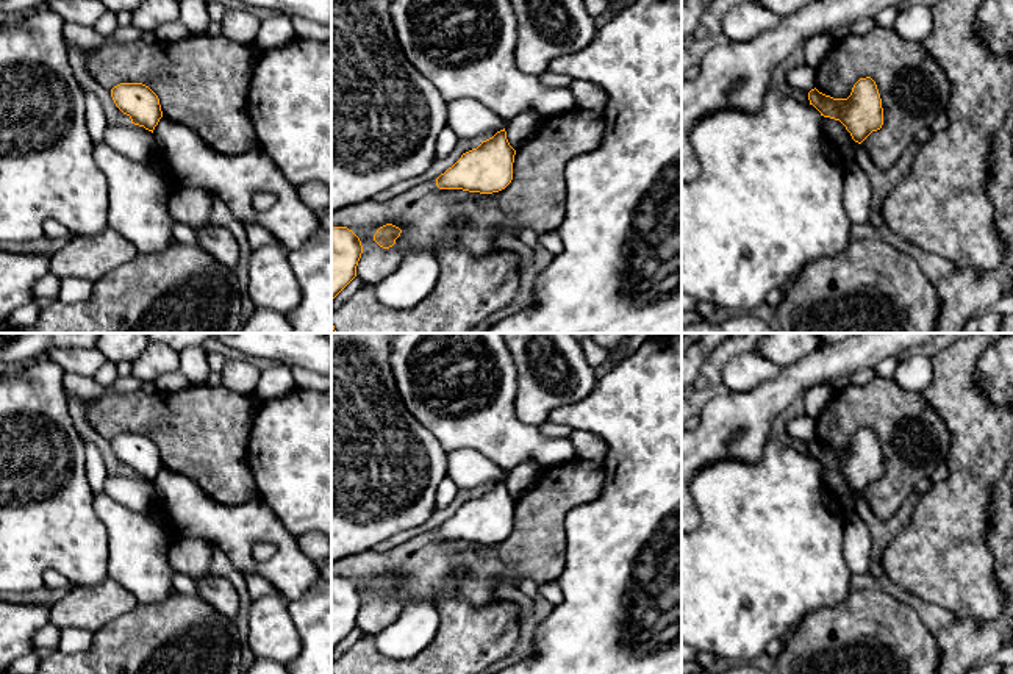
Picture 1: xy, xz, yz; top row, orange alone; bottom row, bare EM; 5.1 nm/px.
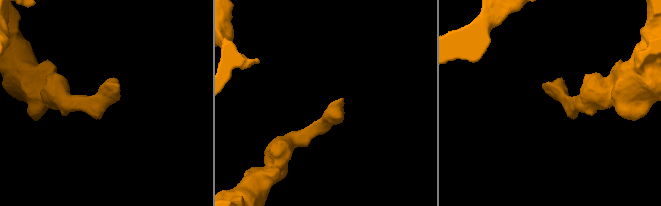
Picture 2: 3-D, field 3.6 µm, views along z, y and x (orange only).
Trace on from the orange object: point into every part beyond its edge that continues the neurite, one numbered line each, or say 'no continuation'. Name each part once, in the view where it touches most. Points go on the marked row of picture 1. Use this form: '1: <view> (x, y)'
no continuation

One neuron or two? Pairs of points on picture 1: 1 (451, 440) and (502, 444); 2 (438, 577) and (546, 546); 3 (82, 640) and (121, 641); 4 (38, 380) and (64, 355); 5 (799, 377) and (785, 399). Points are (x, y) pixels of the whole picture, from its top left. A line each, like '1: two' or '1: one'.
1: one
2: one
3: two
4: two
5: one

